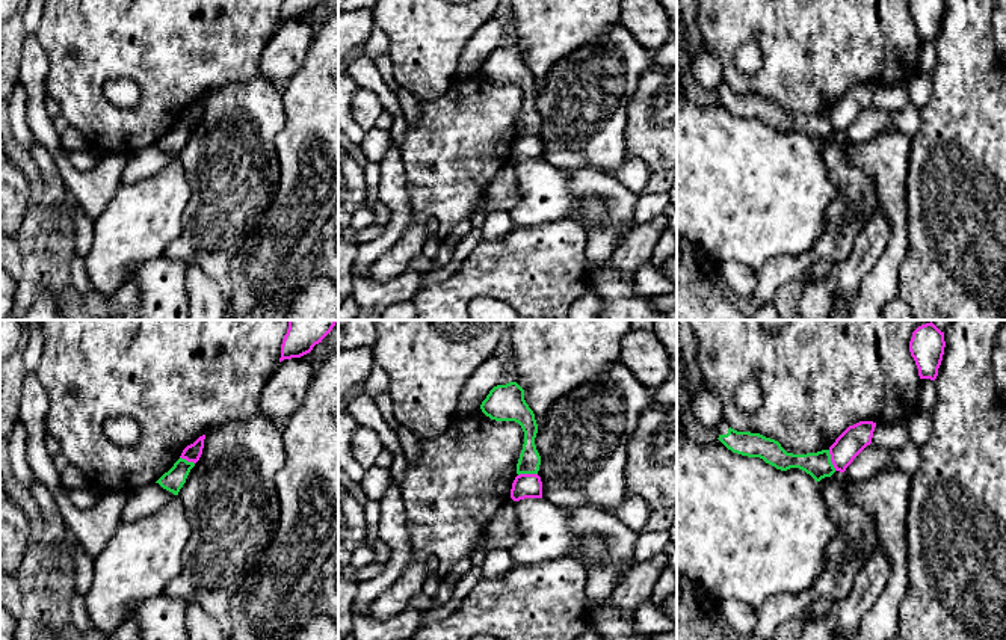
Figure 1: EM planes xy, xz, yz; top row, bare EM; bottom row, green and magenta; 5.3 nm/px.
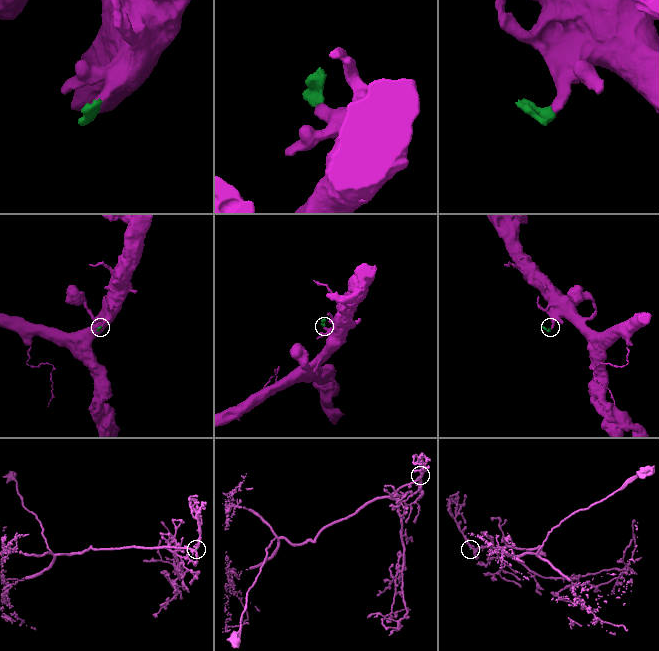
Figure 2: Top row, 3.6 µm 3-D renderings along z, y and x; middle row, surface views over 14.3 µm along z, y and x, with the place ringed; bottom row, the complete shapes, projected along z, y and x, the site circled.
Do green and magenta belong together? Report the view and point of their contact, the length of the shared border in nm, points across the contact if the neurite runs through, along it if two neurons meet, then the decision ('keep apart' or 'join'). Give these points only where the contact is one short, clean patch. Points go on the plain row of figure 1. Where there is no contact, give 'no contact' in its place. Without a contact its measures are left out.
yz (830, 123) | 120 nm | along yz (828, 112), (830, 123), (836, 132) | keep apart

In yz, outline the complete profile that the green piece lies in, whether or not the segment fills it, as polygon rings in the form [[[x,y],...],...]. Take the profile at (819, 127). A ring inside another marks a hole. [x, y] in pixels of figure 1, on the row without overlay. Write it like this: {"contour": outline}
{"contour": [[[725,82],[721,83],[716,95],[719,98],[717,101],[733,115],[760,119],[781,133],[799,130],[810,136],[816,143],[831,139],[835,134],[829,112],[807,116],[787,115],[778,103],[760,95],[737,94],[731,91]]]}

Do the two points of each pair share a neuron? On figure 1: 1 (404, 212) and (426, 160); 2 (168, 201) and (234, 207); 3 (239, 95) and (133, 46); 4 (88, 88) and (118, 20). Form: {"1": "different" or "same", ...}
{"1": "different", "2": "different", "3": "different", "4": "same"}

